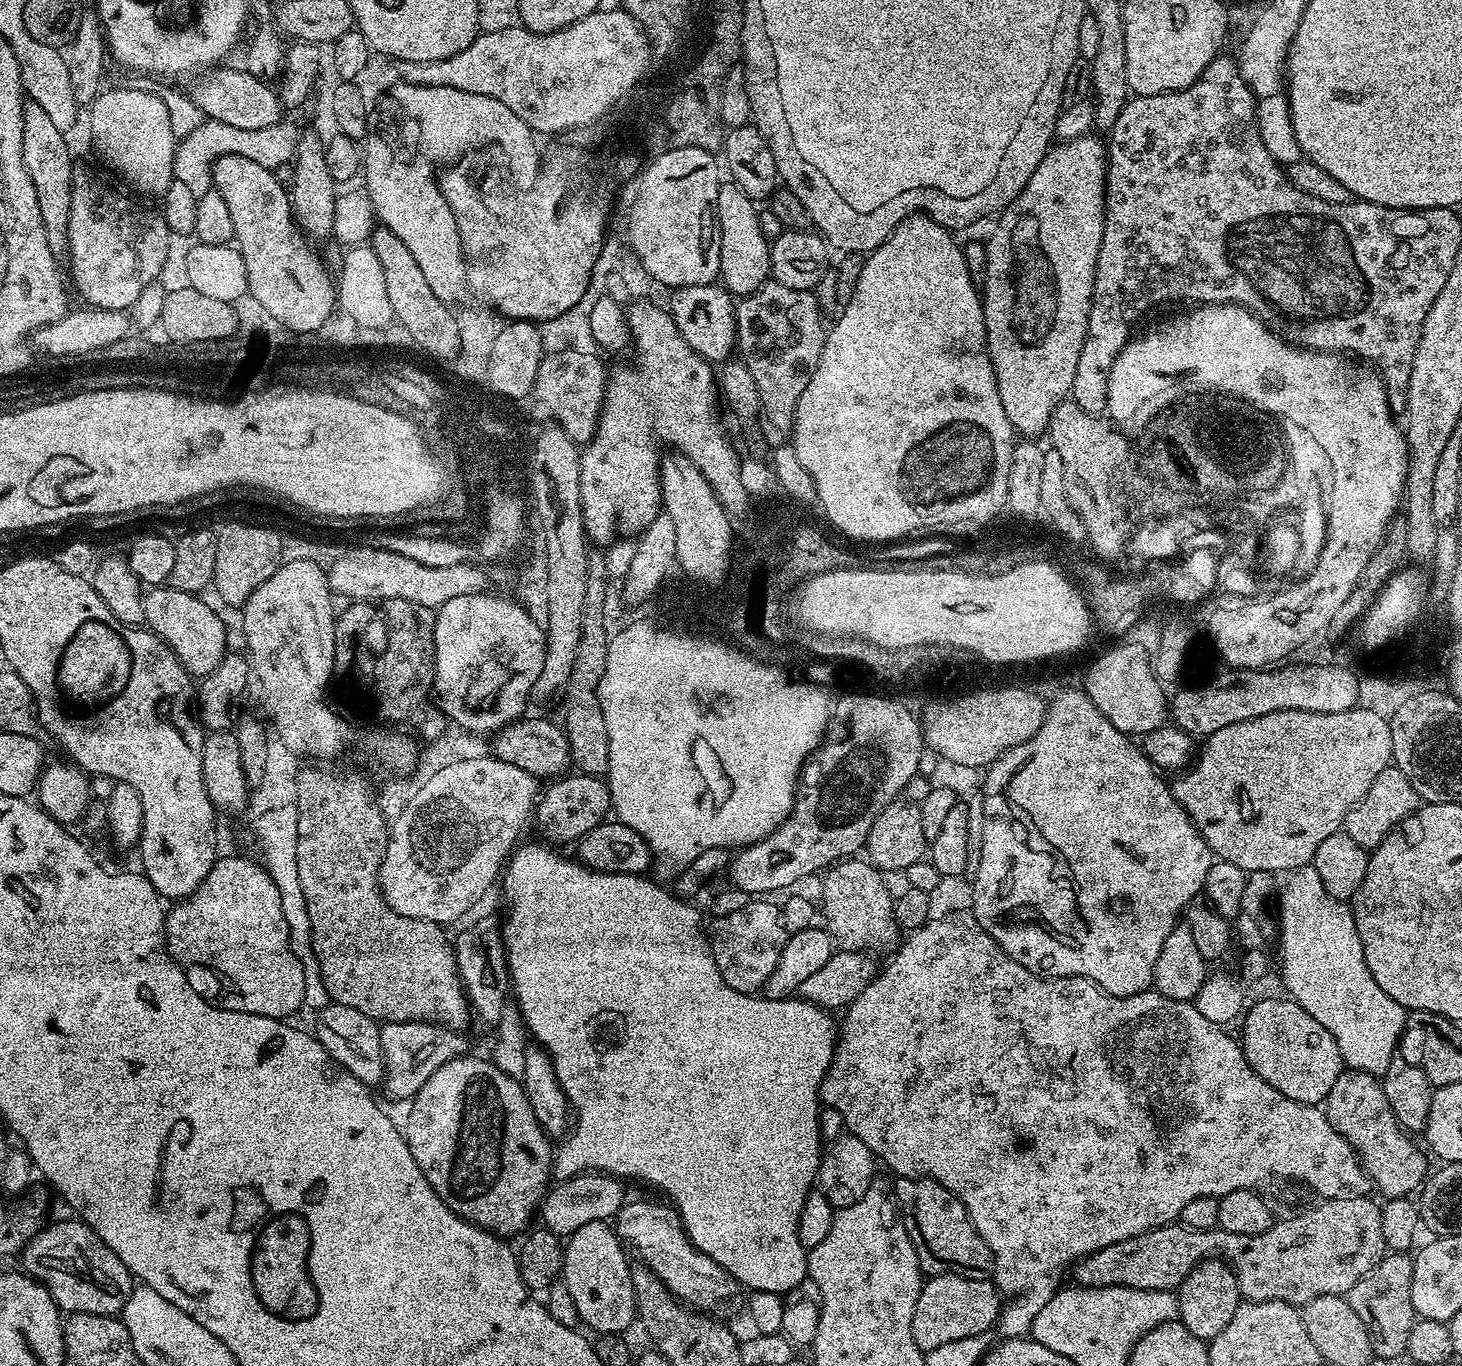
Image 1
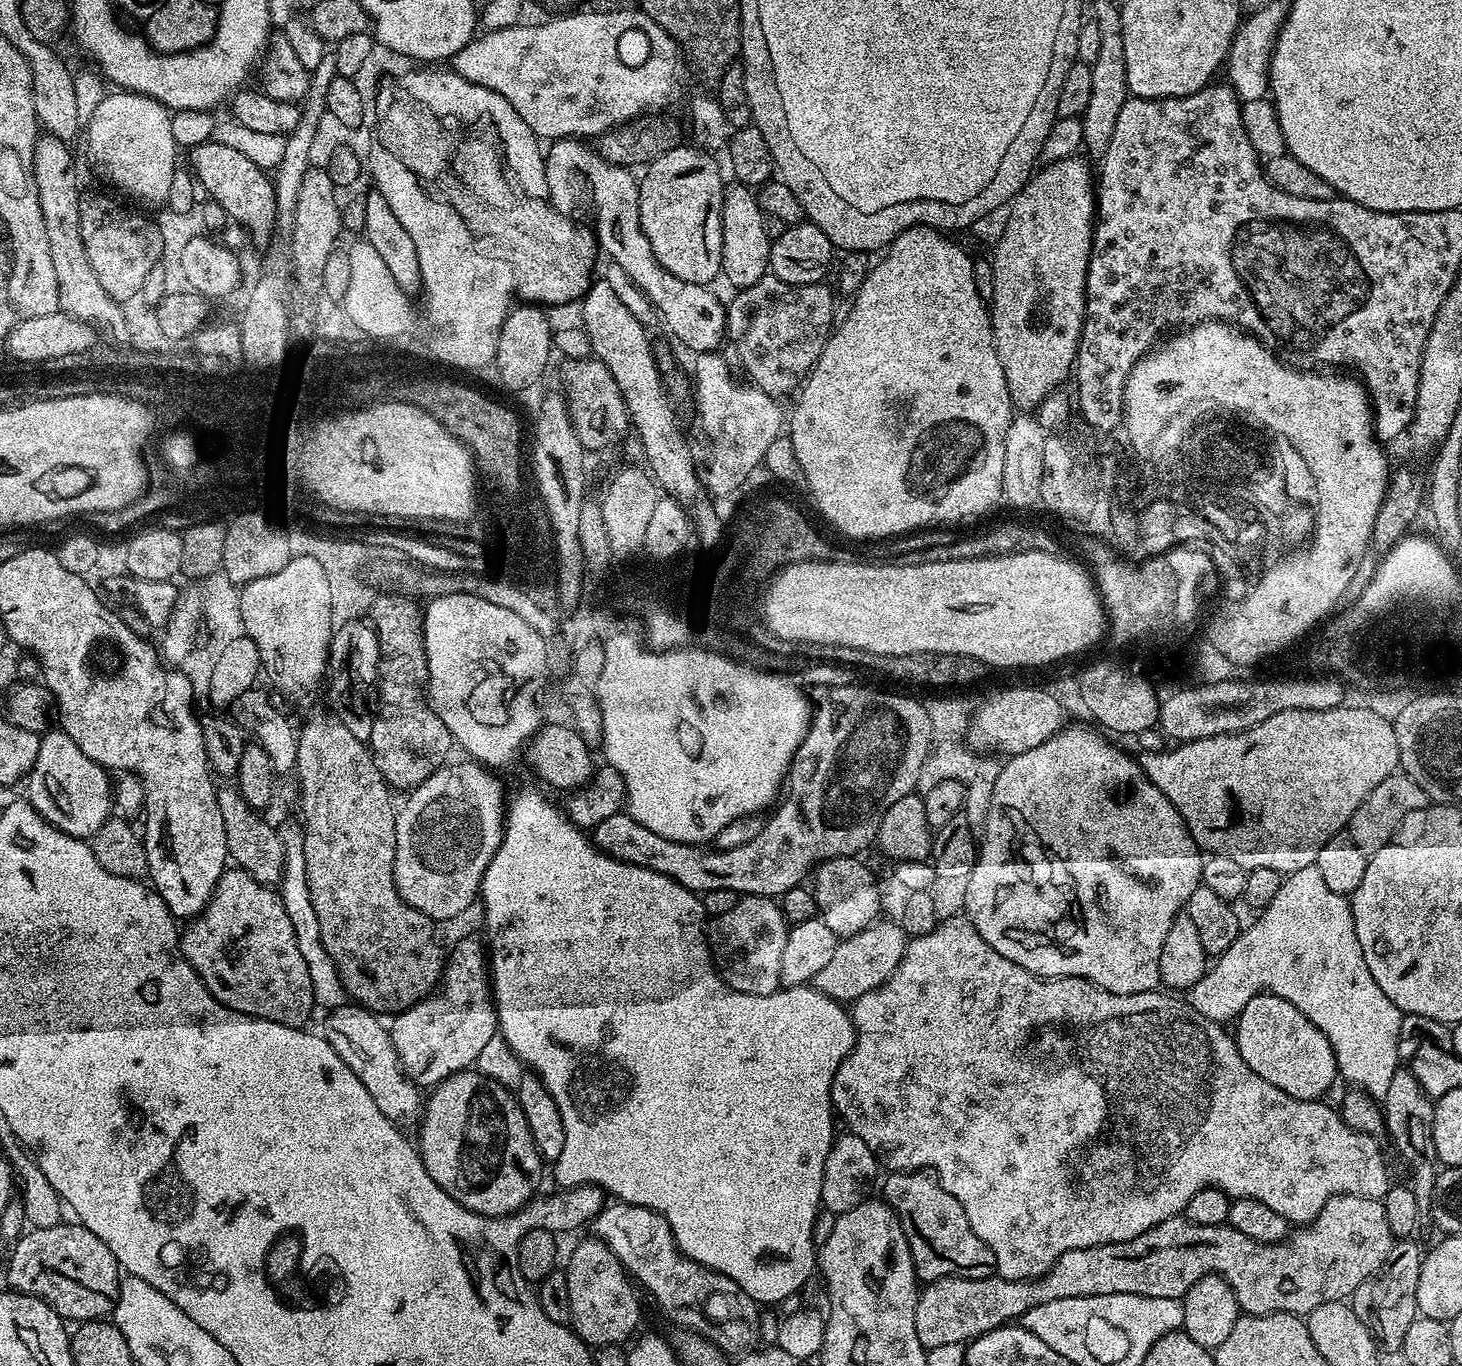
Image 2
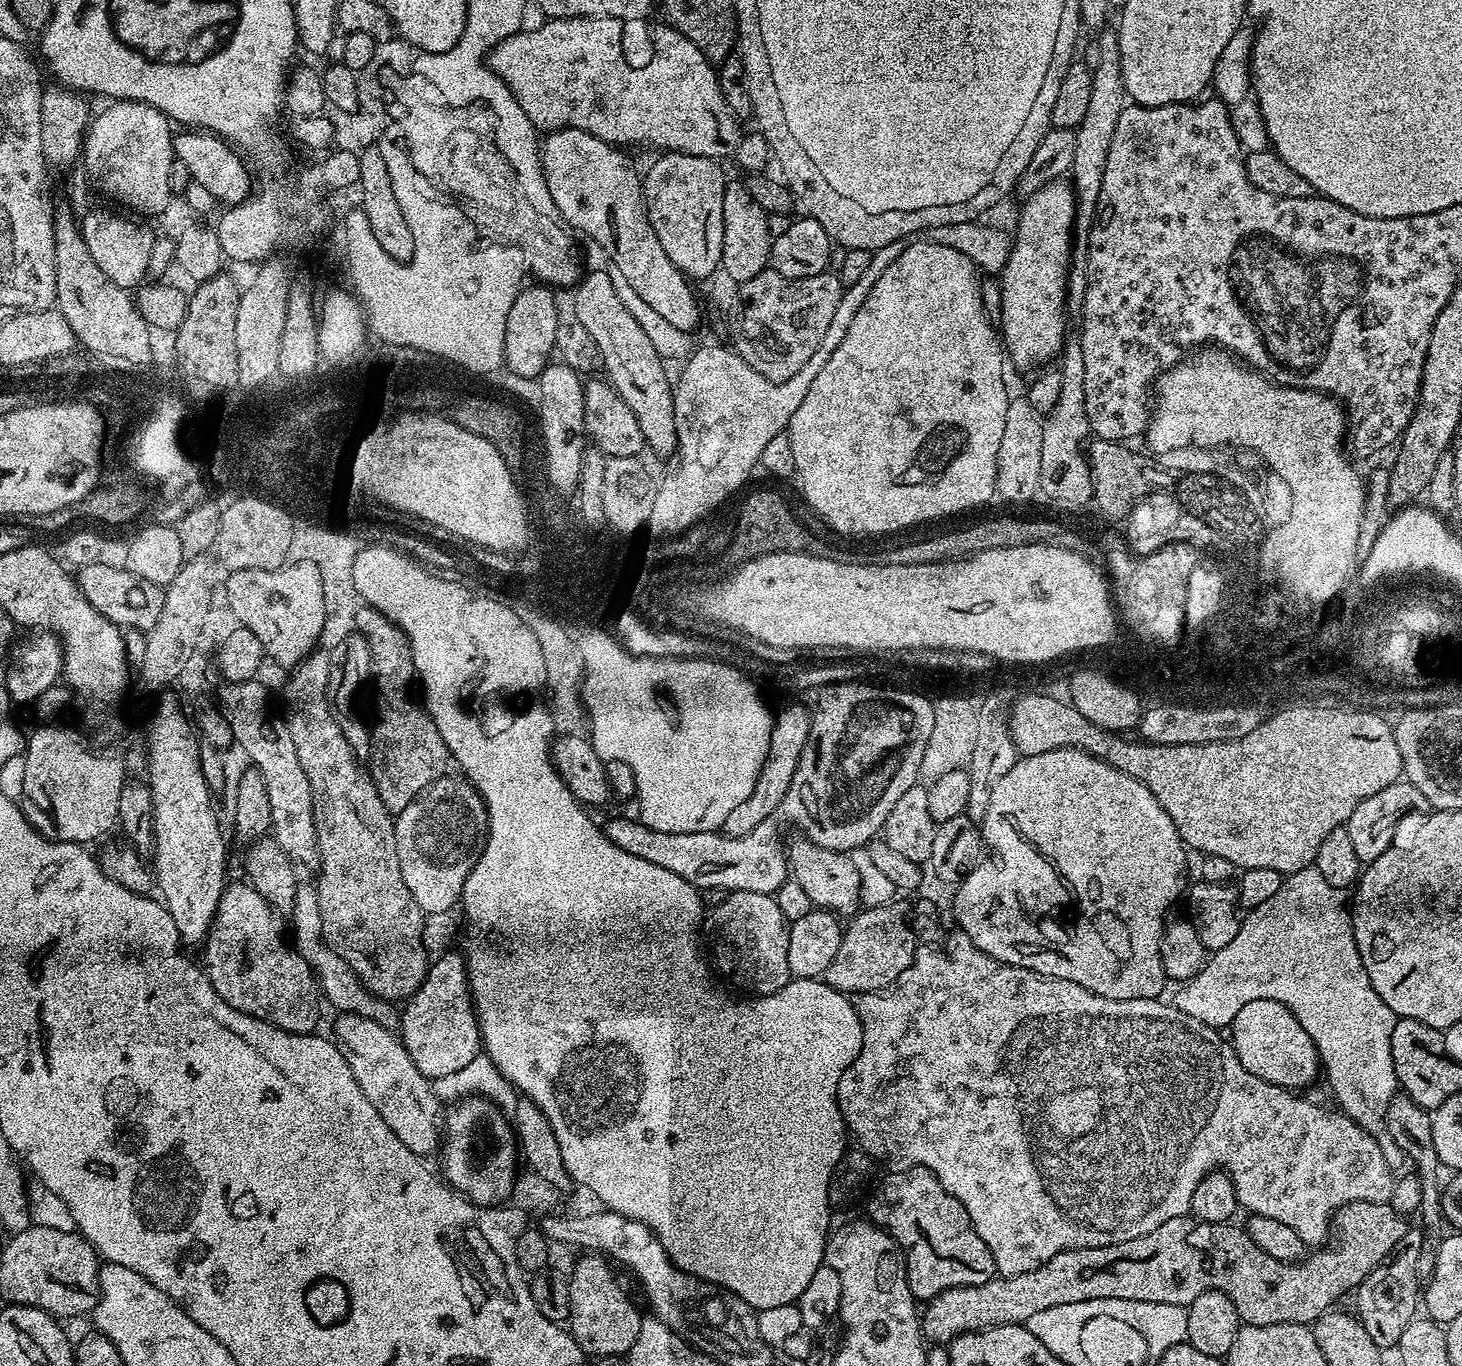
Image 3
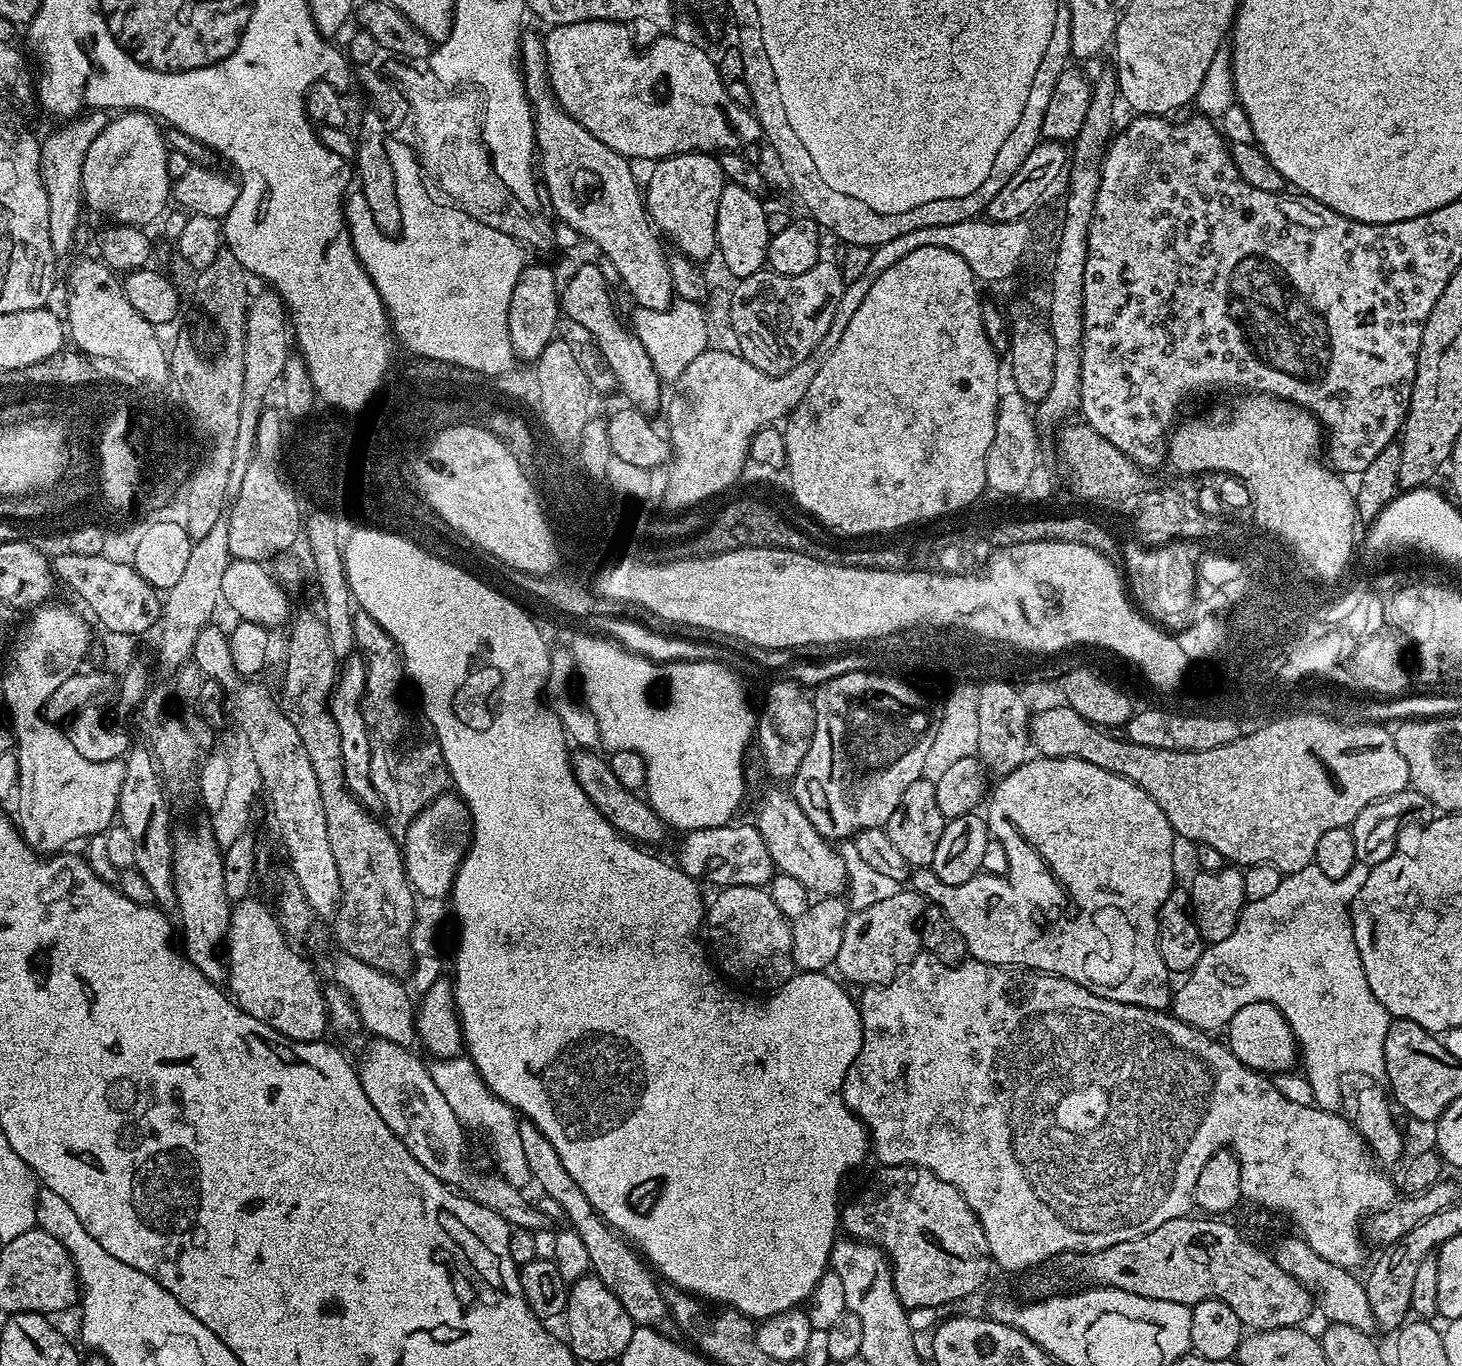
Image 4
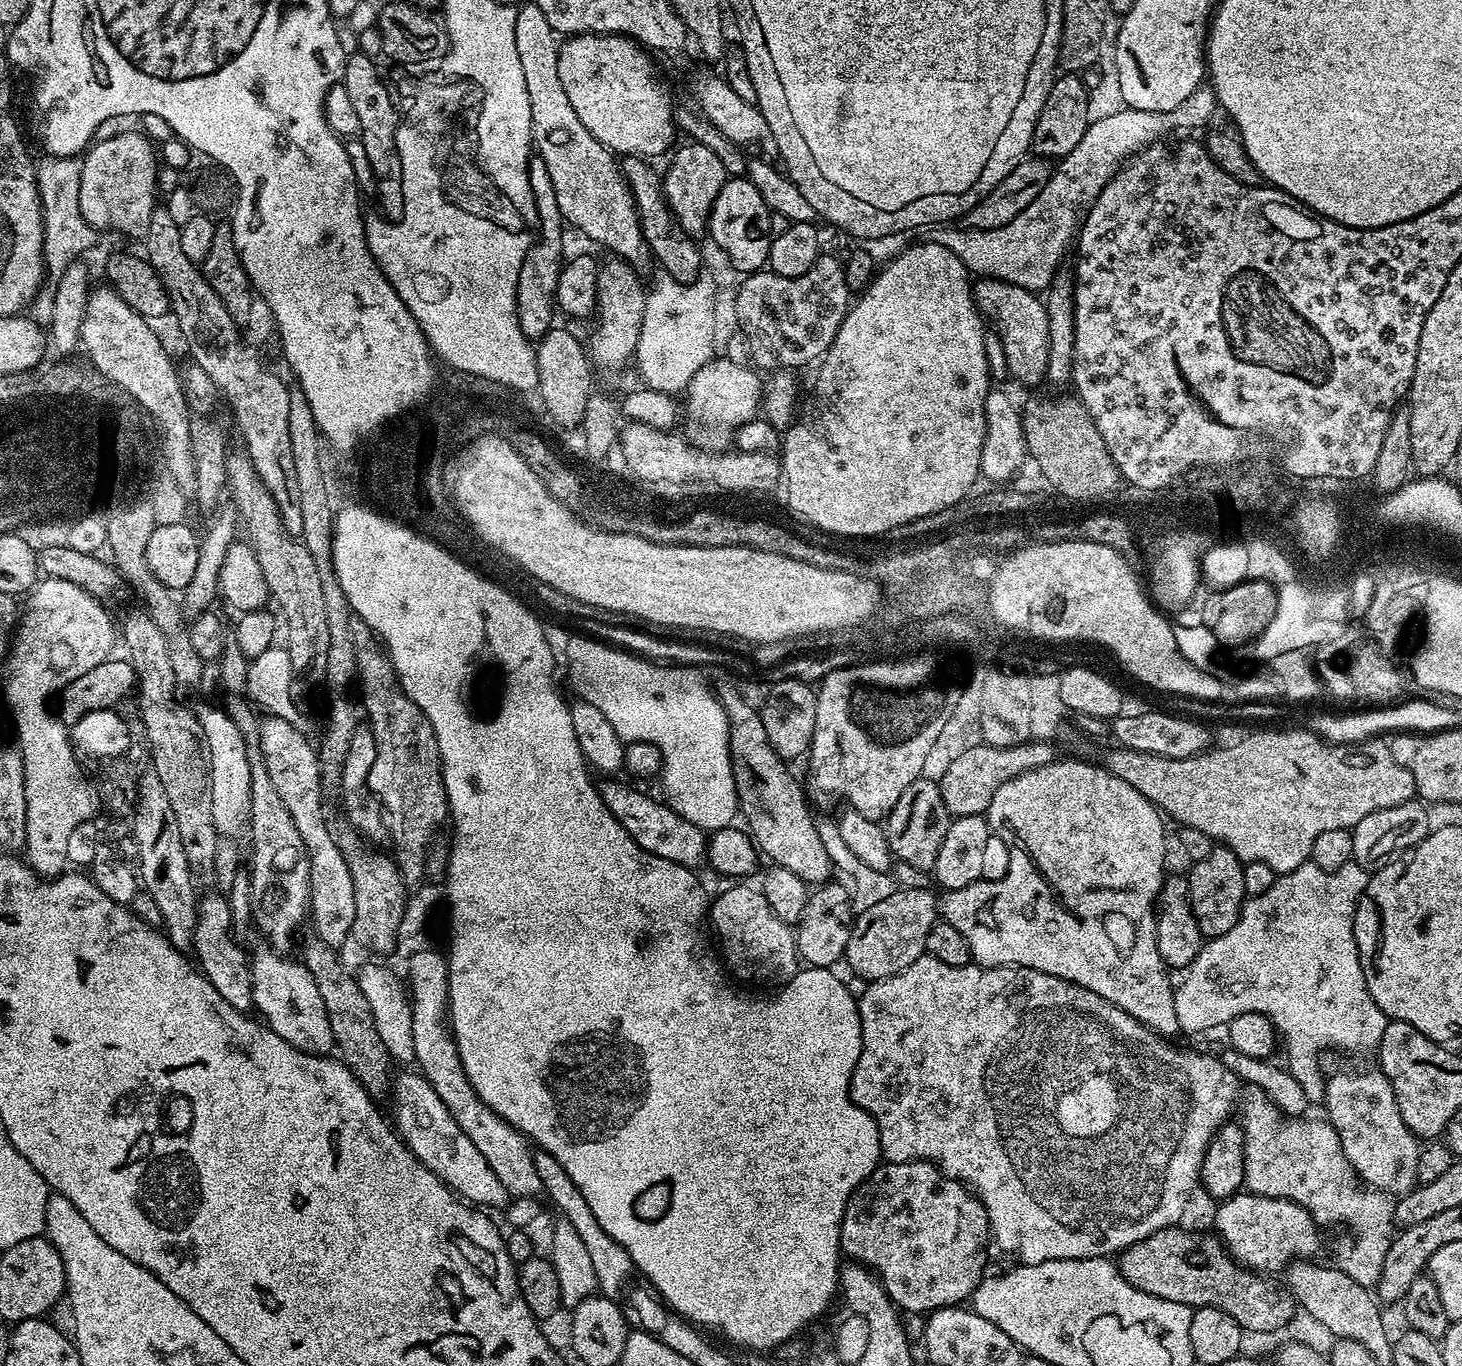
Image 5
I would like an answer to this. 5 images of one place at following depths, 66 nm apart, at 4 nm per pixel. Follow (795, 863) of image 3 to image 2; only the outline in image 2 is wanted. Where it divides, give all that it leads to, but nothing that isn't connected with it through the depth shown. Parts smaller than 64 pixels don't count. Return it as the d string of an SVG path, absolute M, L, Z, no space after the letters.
M839 856L821 860L814 869L816 910L819 919L824 920L830 930L834 930L837 938L858 934L858 930L881 915L880 888L876 885L876 876L862 861L855 856Z

